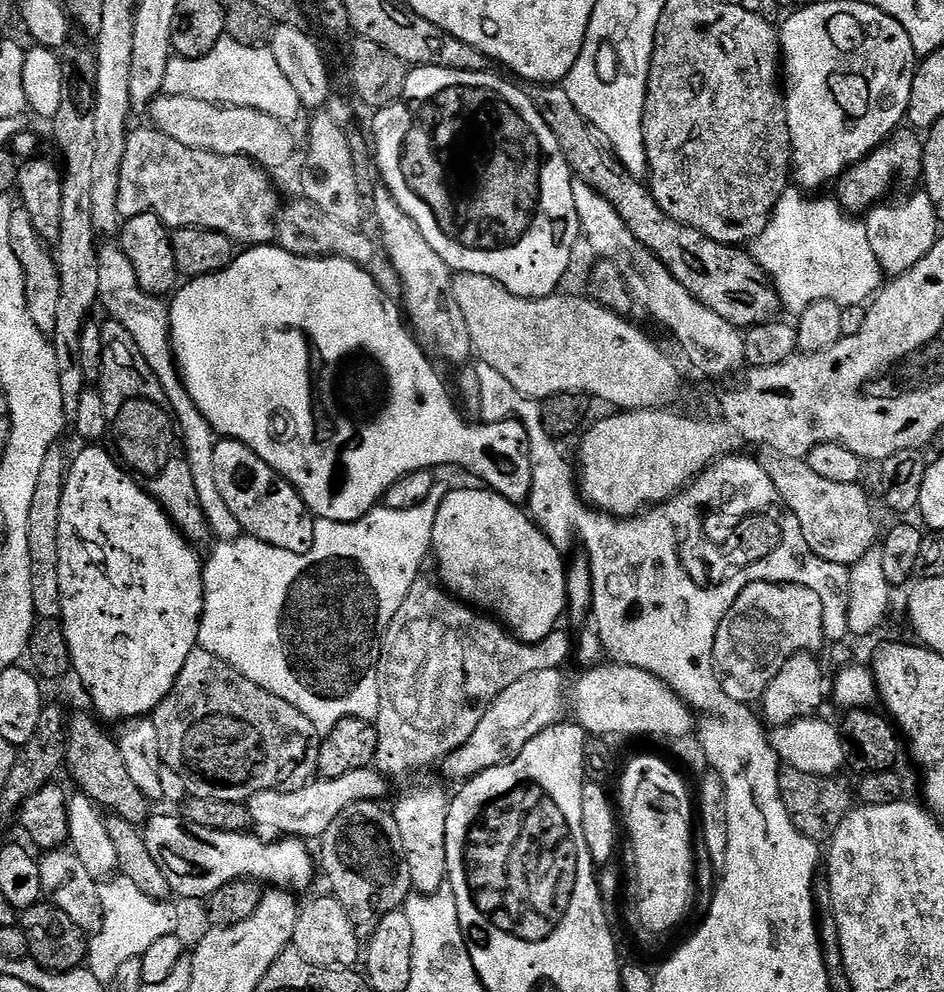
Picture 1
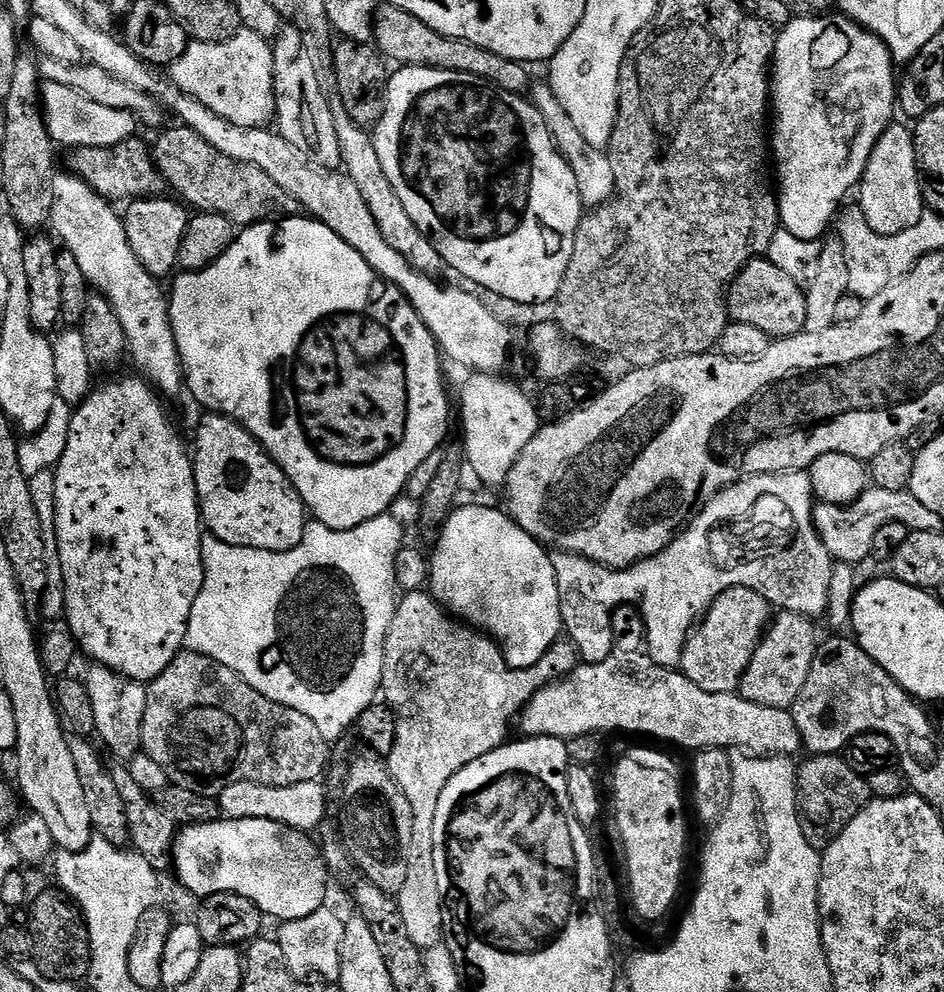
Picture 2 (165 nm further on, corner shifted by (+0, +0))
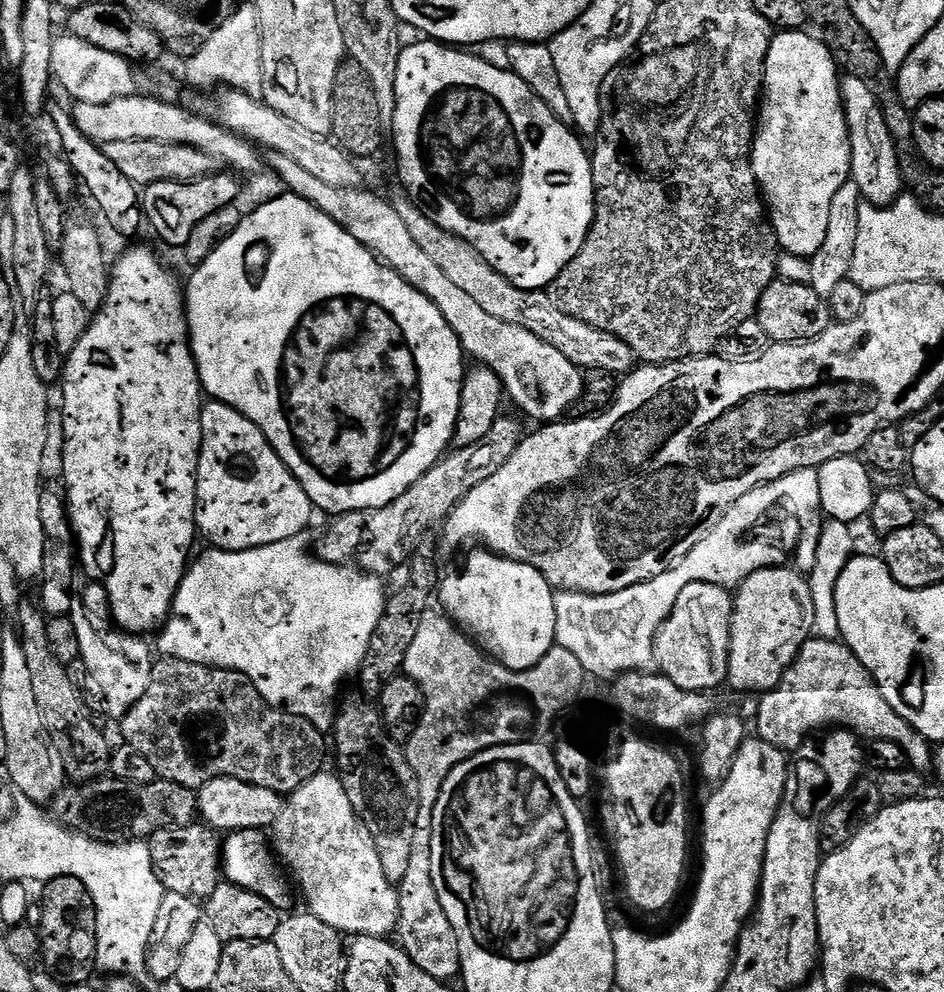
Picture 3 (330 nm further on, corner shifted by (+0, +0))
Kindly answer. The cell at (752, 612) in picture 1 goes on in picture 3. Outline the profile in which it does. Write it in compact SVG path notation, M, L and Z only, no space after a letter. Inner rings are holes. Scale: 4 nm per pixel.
M694 582L678 594L678 602L674 602L674 610L662 622L656 635L656 663L663 676L674 686L687 692L711 693L711 688L723 685L728 679L728 655L730 654L730 626L732 625L733 593L721 584Z

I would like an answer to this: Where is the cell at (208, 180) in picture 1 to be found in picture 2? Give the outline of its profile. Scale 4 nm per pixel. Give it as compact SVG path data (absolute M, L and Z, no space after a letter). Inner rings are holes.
M140 138L127 140L113 148L78 148L71 156L71 171L81 176L99 196L109 202L156 198L163 193L160 191L166 188L160 169L156 166L153 149L149 145L147 148Z

